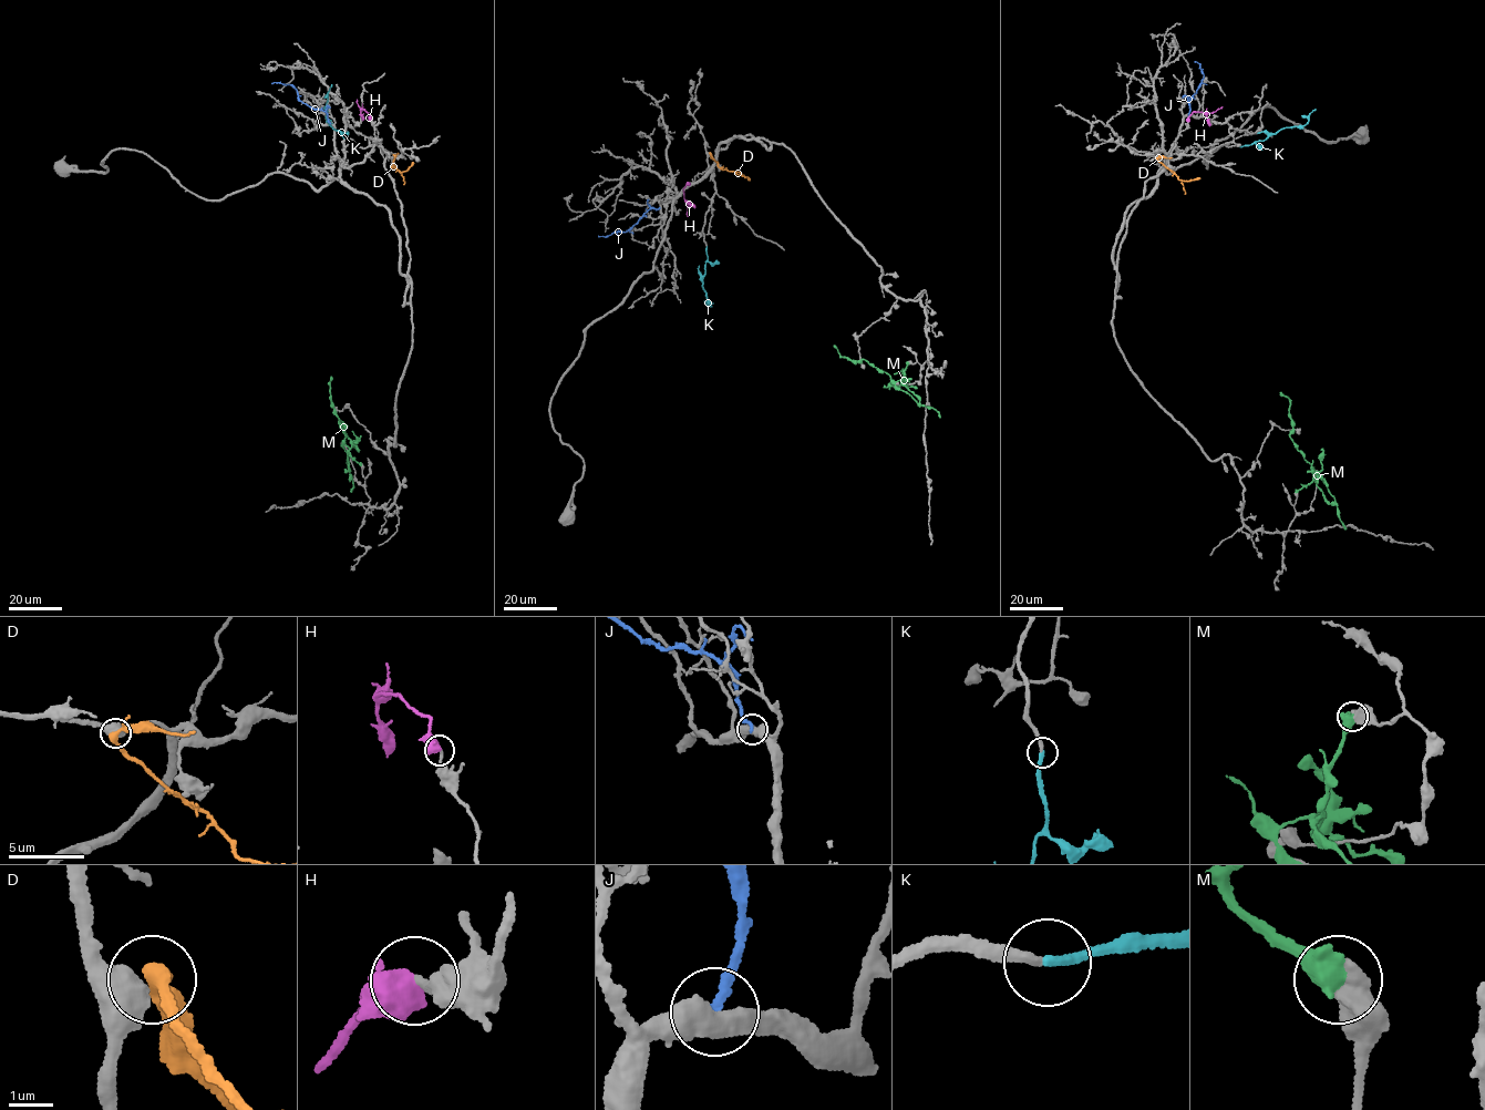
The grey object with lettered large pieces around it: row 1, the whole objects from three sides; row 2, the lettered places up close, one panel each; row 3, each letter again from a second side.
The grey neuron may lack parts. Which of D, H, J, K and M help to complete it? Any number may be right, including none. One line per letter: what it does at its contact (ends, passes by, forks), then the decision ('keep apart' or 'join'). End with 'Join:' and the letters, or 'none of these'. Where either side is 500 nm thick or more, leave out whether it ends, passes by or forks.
D: keep apart
H: join
J: it ends; keep apart
K: it ends; join
M: keep apart
Join: H, K

